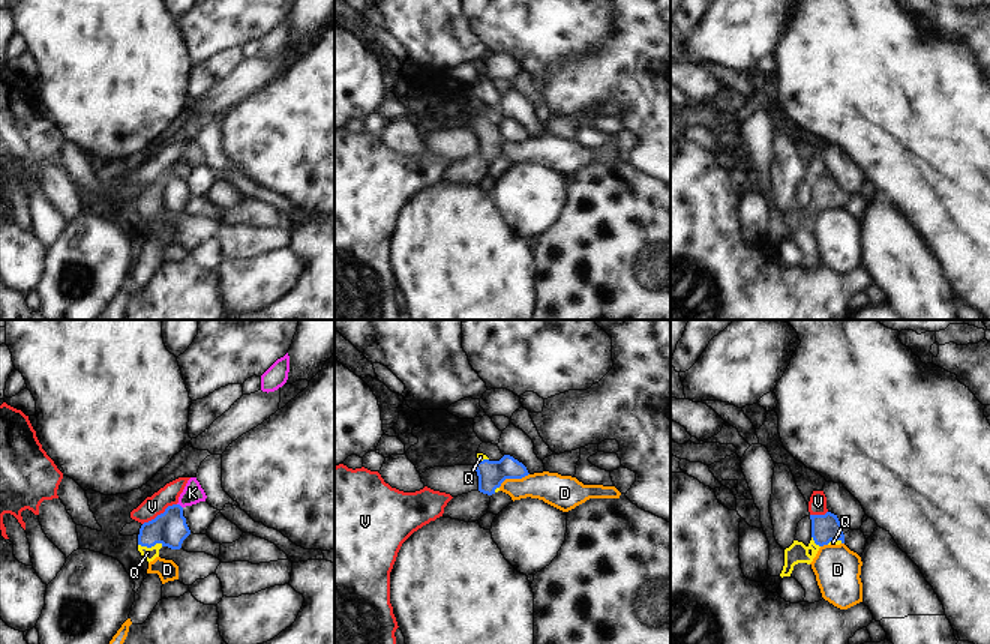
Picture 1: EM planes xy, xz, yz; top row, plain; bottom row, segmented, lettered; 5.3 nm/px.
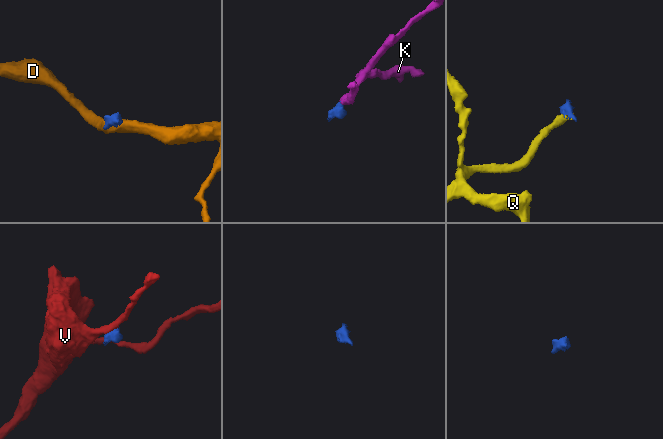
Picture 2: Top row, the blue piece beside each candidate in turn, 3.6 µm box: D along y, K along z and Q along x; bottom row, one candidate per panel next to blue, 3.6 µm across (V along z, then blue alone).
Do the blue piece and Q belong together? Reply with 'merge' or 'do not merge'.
merge

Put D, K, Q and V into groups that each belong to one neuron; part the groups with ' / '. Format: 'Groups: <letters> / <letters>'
Groups: D / K Q / V

